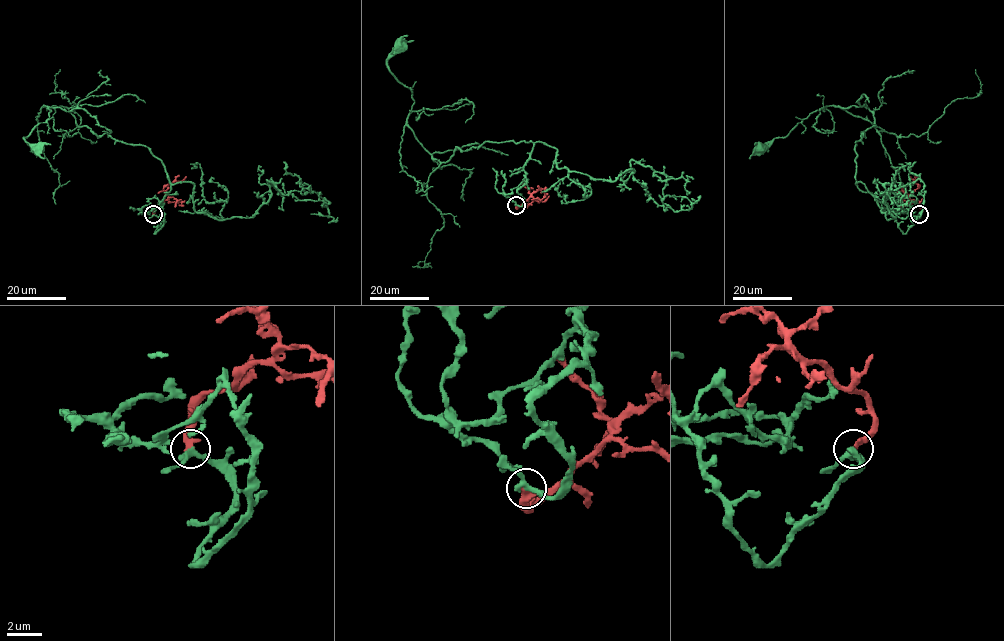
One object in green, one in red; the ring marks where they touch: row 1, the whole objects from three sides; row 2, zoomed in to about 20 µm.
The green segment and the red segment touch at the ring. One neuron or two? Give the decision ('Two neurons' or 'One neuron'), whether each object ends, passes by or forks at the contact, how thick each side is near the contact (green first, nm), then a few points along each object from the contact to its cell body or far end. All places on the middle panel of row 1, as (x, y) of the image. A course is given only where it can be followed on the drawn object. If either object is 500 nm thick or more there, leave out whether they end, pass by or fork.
One neuron. At the ring green passes by. At the ring red ends. Thickness 280 nm (green) against 360 nm. Course of green: (516, 205), (532, 141), (484, 141), (435, 160), (407, 124), (411, 90), (390, 71), (387, 61), (402, 47). Course of red: (516, 205), (518, 208), (532, 195), (528, 204), (534, 200), (543, 201), (549, 195)

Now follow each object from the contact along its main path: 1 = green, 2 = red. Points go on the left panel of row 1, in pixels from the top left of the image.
1: (153, 214), (155, 233), (170, 188), (146, 146), (44, 105), (48, 118), (24, 138), (39, 149)
2: (153, 214), (155, 206), (169, 196), (163, 190), (165, 185), (186, 176)

